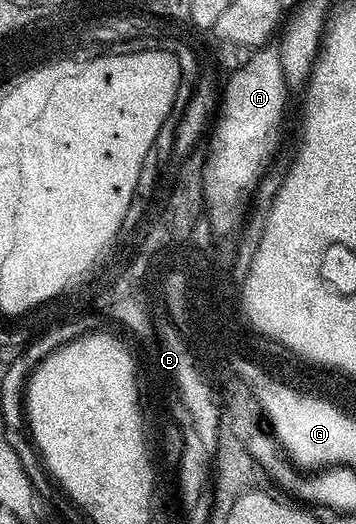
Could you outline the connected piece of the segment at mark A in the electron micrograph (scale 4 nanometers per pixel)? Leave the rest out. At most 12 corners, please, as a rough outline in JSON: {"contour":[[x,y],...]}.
{"contour":[[280,52],[227,75],[204,164],[203,209],[237,233],[280,142]]}

